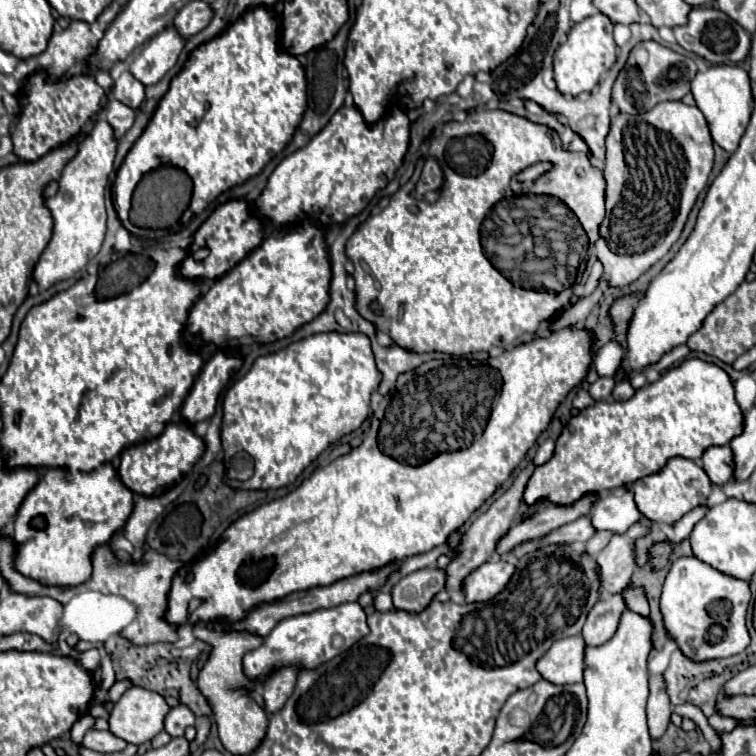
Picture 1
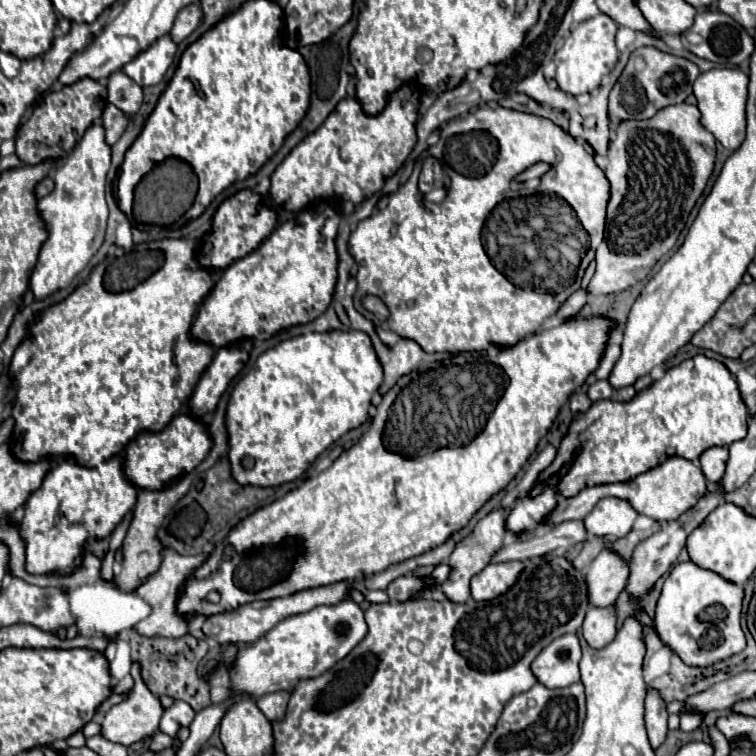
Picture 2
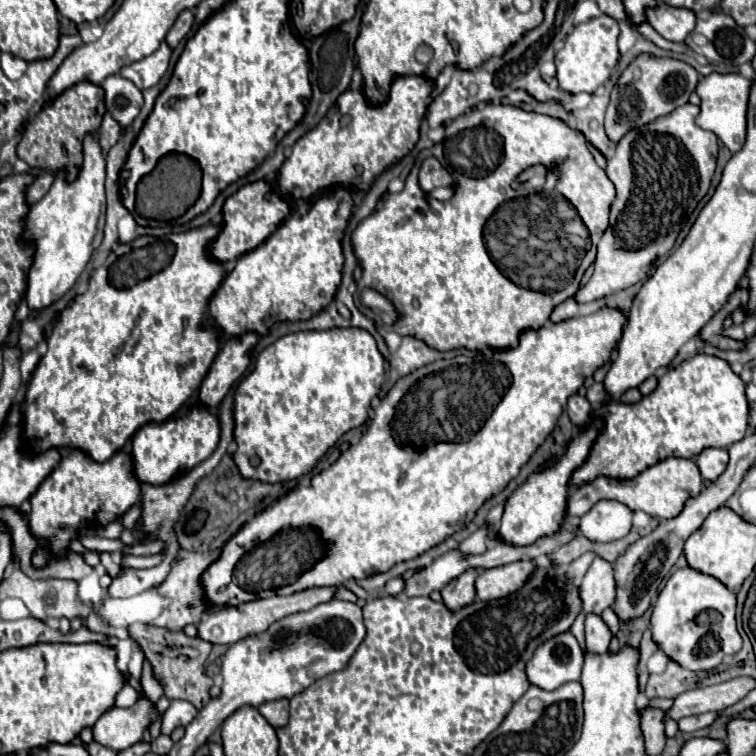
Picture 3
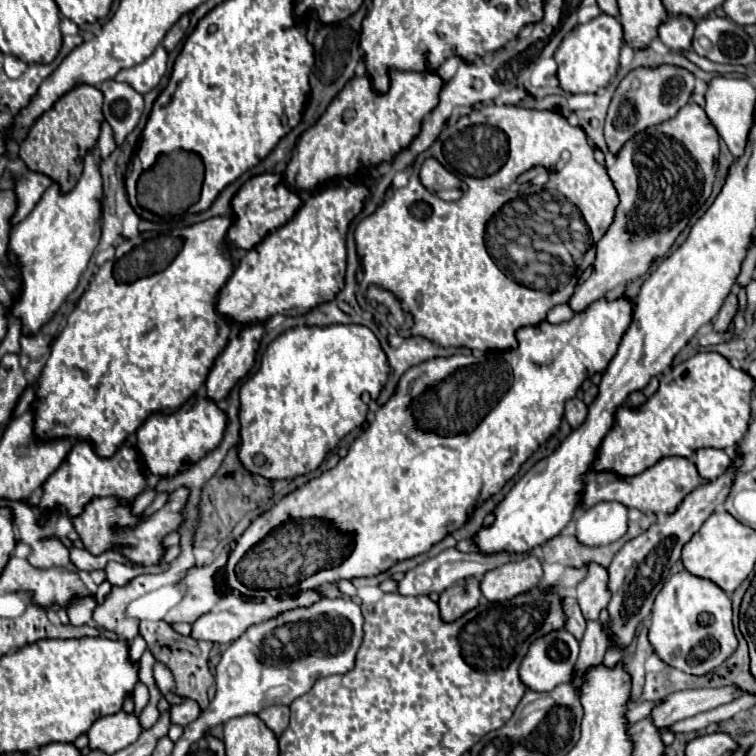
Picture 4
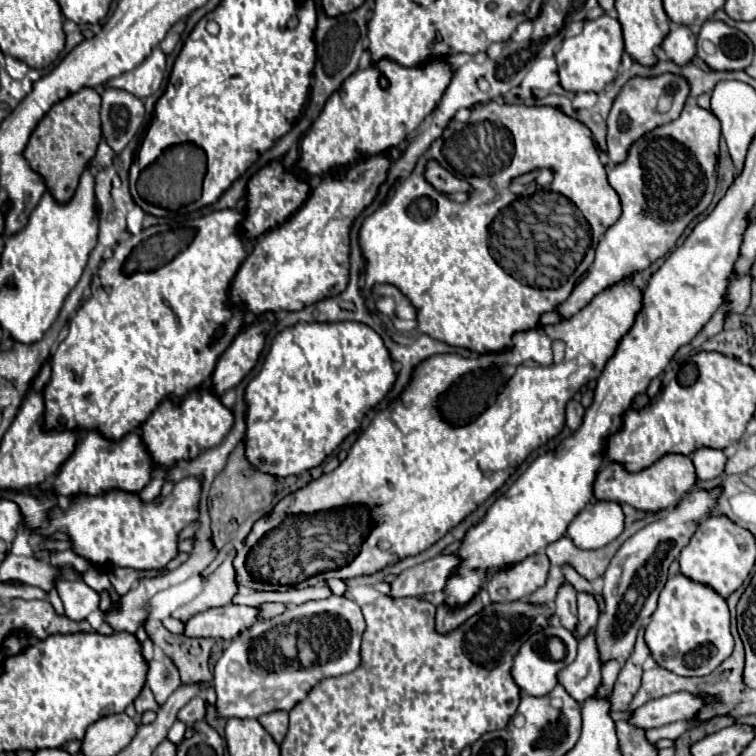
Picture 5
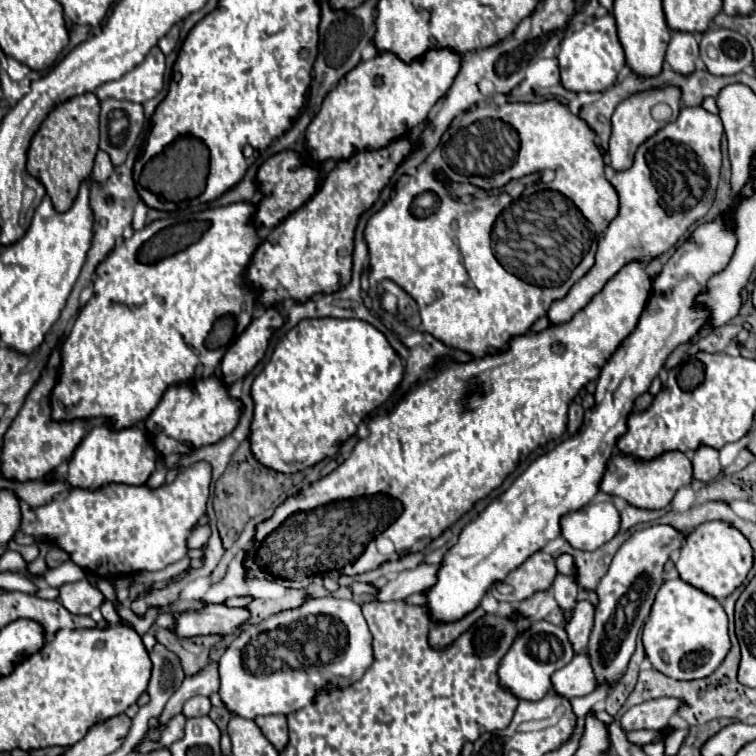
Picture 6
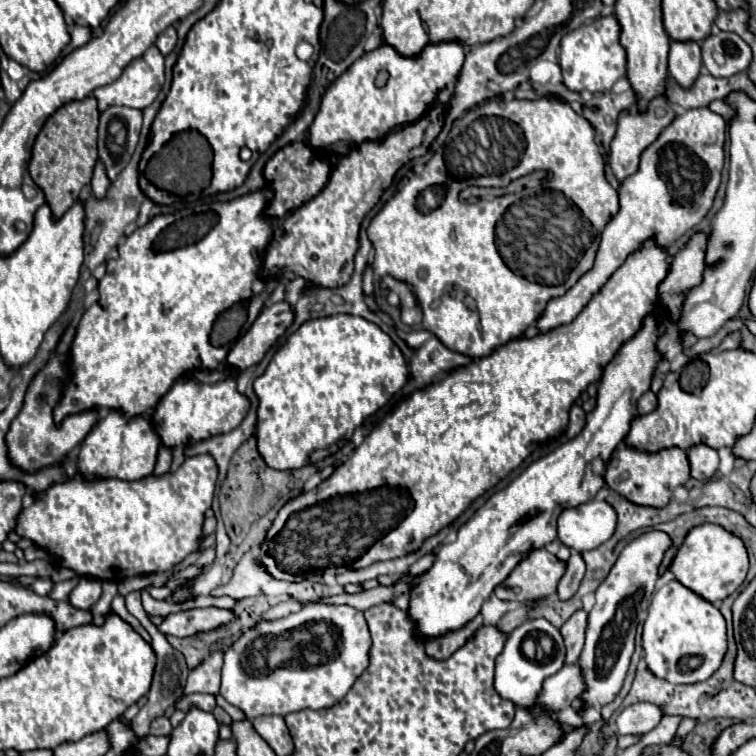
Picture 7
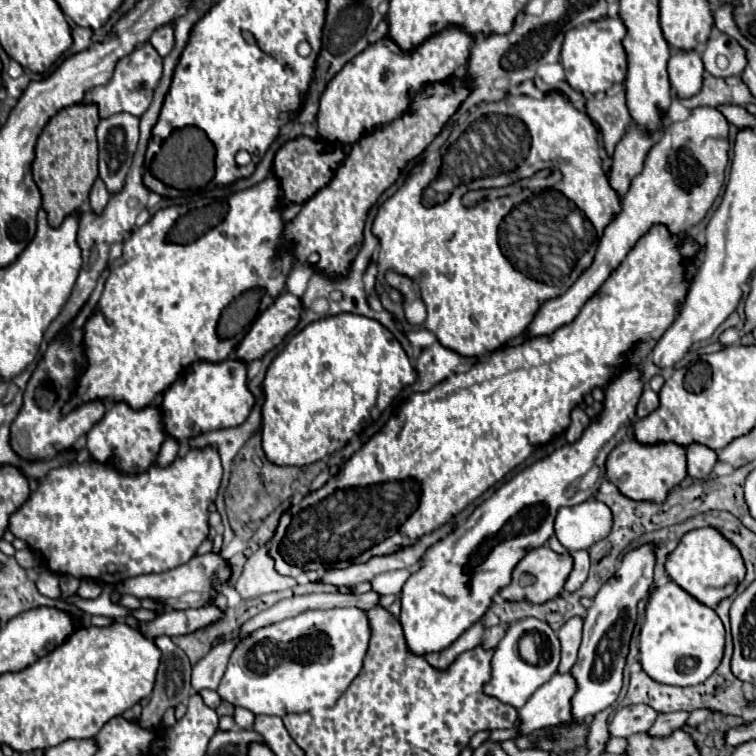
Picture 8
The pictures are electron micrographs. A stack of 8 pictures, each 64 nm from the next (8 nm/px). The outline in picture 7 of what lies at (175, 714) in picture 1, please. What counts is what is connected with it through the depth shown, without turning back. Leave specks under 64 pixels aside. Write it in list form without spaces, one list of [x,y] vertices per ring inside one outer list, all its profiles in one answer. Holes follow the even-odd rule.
[[[190,694],[190,696],[184,696],[180,702],[168,708],[165,716],[170,718],[176,710],[188,712],[188,710],[192,710],[192,708],[198,708],[198,710],[204,710],[204,712],[212,712],[214,706],[216,706],[214,696],[210,696],[210,694]]]

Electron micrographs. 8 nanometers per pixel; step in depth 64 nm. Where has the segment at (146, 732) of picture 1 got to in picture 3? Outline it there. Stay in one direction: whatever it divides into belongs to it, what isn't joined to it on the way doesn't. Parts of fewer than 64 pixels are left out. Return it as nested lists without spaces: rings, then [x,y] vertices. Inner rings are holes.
[[[134,644],[132,646],[132,650],[134,650],[134,654],[132,654],[132,660],[130,660],[130,676],[134,676],[136,680],[140,680],[140,676],[142,676],[142,662],[144,662],[144,656],[142,656],[142,652],[140,652],[140,648]],[[140,694],[130,708],[114,706],[104,712],[94,724],[94,740],[114,750],[126,750],[142,738],[144,730],[148,730],[158,716],[154,702],[146,694]]]

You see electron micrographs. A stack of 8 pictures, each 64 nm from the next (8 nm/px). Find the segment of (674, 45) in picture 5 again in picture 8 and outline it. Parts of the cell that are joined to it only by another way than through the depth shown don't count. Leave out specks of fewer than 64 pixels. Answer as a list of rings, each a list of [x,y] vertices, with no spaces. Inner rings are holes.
[[[672,50],[668,60],[668,74],[680,98],[690,98],[700,90],[702,72],[704,66],[698,50]]]

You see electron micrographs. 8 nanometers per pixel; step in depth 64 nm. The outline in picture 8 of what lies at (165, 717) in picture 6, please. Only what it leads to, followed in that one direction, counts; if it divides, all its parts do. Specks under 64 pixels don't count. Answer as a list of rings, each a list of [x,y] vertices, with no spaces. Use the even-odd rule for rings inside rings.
[[[230,640],[230,642],[222,642],[218,646],[214,646],[194,668],[192,668],[192,678],[190,684],[196,692],[200,690],[216,690],[220,684],[220,678],[226,670],[228,664],[228,656],[234,650],[238,640]]]

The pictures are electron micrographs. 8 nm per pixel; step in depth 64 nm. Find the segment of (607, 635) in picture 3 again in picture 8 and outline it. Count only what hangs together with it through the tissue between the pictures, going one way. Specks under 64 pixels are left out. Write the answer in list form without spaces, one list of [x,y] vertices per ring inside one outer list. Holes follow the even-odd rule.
[[[554,674],[536,690],[528,704],[518,710],[518,718],[522,720],[520,732],[530,734],[562,722],[572,722],[572,694],[576,694],[576,680],[572,674]]]

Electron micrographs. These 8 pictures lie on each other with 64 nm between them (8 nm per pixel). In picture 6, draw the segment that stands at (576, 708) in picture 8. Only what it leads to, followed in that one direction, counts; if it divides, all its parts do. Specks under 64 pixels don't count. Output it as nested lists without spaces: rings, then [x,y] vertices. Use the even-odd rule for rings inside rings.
[[[654,524],[634,532],[614,554],[606,576],[596,588],[600,602],[596,606],[596,620],[588,642],[588,652],[598,682],[608,680],[614,684],[626,672],[628,660],[636,648],[636,634],[648,620],[656,592],[664,582],[664,564],[682,548],[684,540],[684,534],[672,524]]]

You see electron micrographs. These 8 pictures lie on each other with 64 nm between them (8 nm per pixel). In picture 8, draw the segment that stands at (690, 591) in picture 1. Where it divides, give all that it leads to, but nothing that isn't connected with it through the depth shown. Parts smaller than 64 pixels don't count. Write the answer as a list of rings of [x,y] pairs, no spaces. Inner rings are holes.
[[[668,582],[656,588],[648,600],[638,644],[642,668],[650,678],[662,684],[694,686],[704,682],[722,660],[724,624],[710,606],[692,598],[676,582]]]

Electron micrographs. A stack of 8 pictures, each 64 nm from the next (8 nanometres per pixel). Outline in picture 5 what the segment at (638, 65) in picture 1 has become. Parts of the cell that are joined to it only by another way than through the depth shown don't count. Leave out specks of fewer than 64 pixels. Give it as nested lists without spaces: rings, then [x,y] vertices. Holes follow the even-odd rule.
[[[660,74],[660,76],[650,76],[650,78],[632,76],[618,92],[618,96],[612,104],[610,116],[606,120],[606,124],[608,124],[606,142],[608,142],[610,160],[614,164],[622,162],[626,158],[630,144],[636,142],[642,134],[650,132],[652,128],[656,128],[660,124],[666,124],[666,122],[672,122],[674,118],[678,118],[678,114],[682,112],[682,108],[686,104],[686,98],[688,98],[688,82],[684,82],[684,78],[680,78],[678,74]],[[662,96],[670,98],[668,112],[658,112],[658,100]]]

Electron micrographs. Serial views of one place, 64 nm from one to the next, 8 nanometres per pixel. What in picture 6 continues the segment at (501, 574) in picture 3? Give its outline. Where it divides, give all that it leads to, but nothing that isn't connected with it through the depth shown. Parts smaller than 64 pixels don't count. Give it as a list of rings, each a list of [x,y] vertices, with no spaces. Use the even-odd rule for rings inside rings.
[[[540,550],[540,552],[532,554],[524,564],[520,564],[516,570],[512,570],[508,574],[508,578],[496,582],[492,586],[492,590],[496,592],[496,588],[500,584],[508,584],[508,586],[512,586],[514,592],[510,596],[496,596],[496,598],[508,600],[508,602],[520,602],[524,598],[530,598],[538,590],[548,590],[552,586],[552,580],[556,574],[558,574],[558,570],[556,570],[554,558]]]

